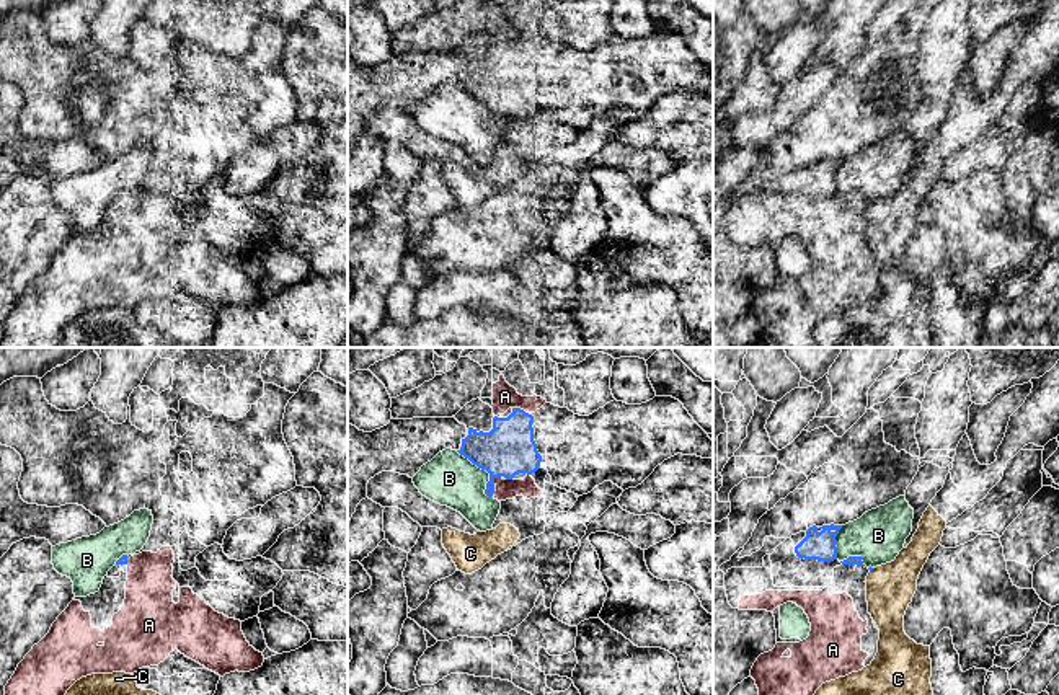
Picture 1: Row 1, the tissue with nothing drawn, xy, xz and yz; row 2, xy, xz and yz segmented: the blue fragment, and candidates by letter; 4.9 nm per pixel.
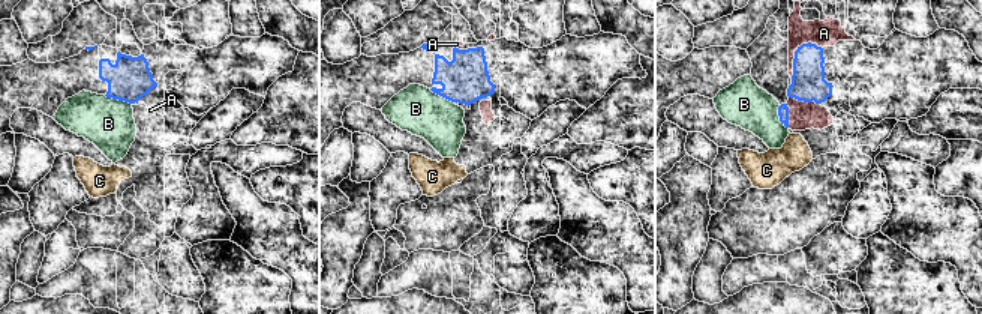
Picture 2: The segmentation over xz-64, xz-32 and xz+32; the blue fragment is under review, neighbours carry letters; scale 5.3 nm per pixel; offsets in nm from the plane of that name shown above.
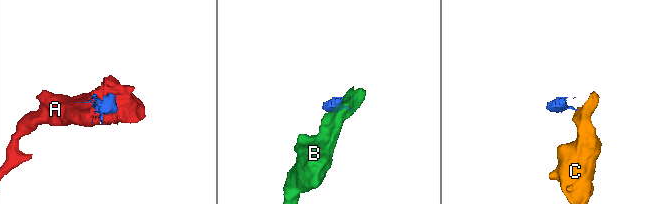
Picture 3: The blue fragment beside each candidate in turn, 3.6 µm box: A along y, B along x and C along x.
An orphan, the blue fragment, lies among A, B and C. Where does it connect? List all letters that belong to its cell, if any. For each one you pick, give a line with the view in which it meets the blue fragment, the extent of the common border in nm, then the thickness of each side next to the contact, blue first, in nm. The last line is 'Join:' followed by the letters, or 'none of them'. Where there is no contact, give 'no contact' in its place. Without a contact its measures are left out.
Join: none of them

